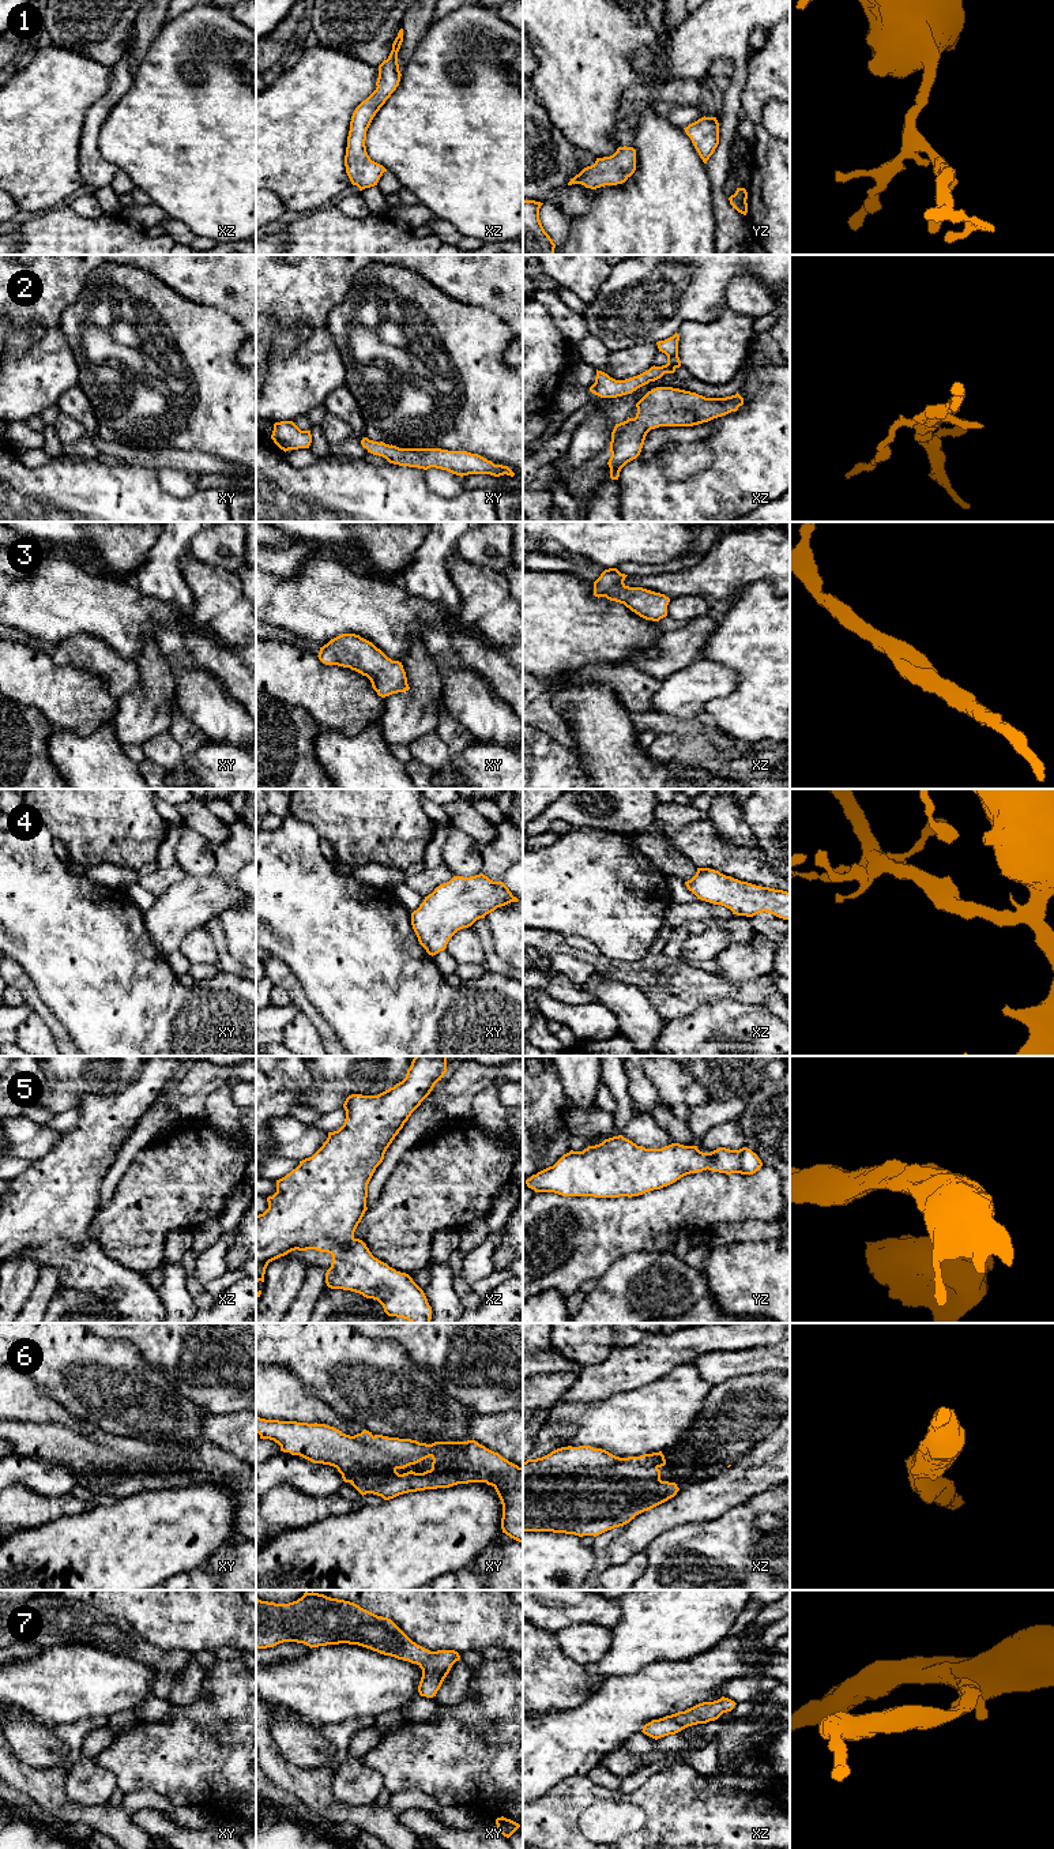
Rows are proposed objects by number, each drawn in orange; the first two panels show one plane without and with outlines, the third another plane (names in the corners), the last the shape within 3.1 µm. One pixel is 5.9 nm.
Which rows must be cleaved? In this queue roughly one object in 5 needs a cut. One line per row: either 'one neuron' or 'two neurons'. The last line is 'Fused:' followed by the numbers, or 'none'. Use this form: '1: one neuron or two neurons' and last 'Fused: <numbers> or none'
1: one neuron
2: one neuron
3: one neuron
4: one neuron
5: one neuron
6: one neuron
7: one neuron
Fused: none

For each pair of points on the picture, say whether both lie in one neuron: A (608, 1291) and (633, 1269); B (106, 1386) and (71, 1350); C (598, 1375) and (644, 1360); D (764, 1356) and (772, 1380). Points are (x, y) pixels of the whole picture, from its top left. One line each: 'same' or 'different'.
A: same
B: same
C: same
D: different

